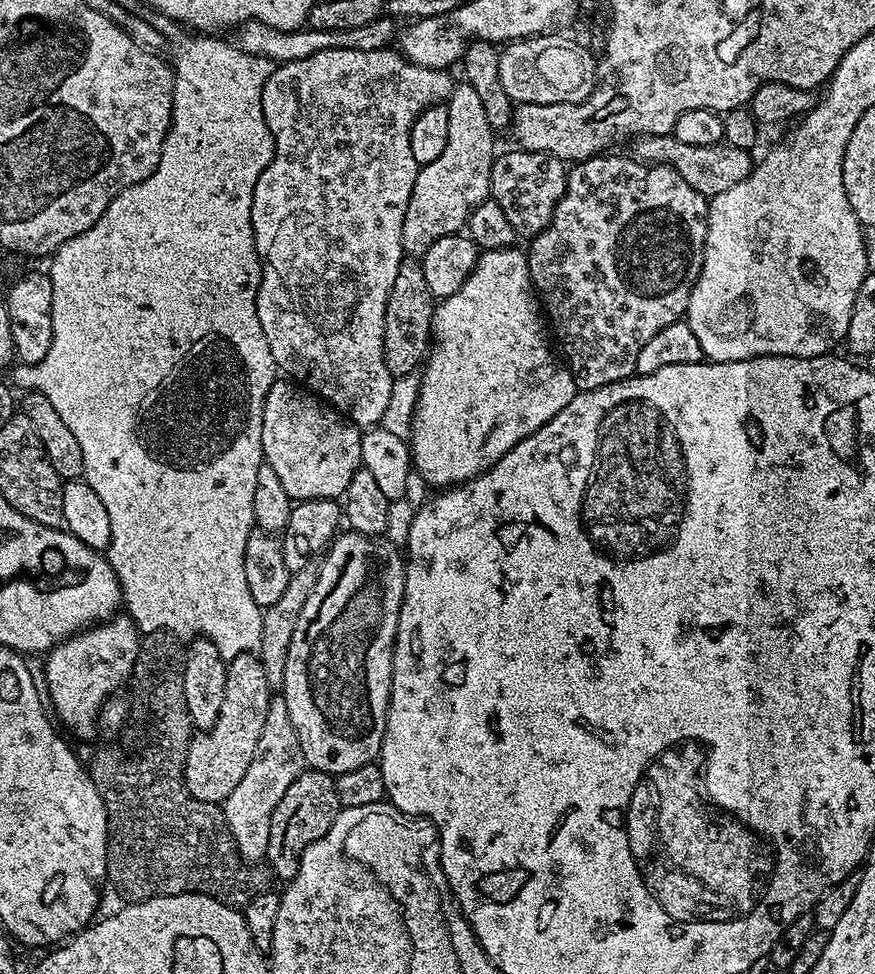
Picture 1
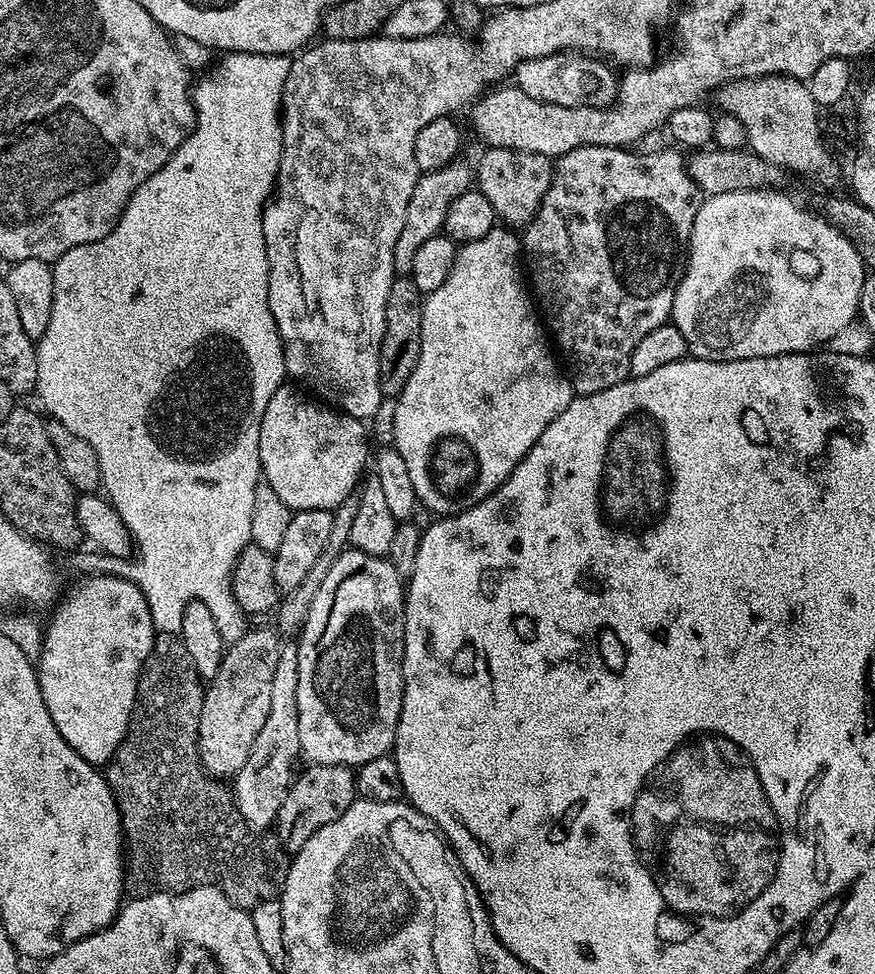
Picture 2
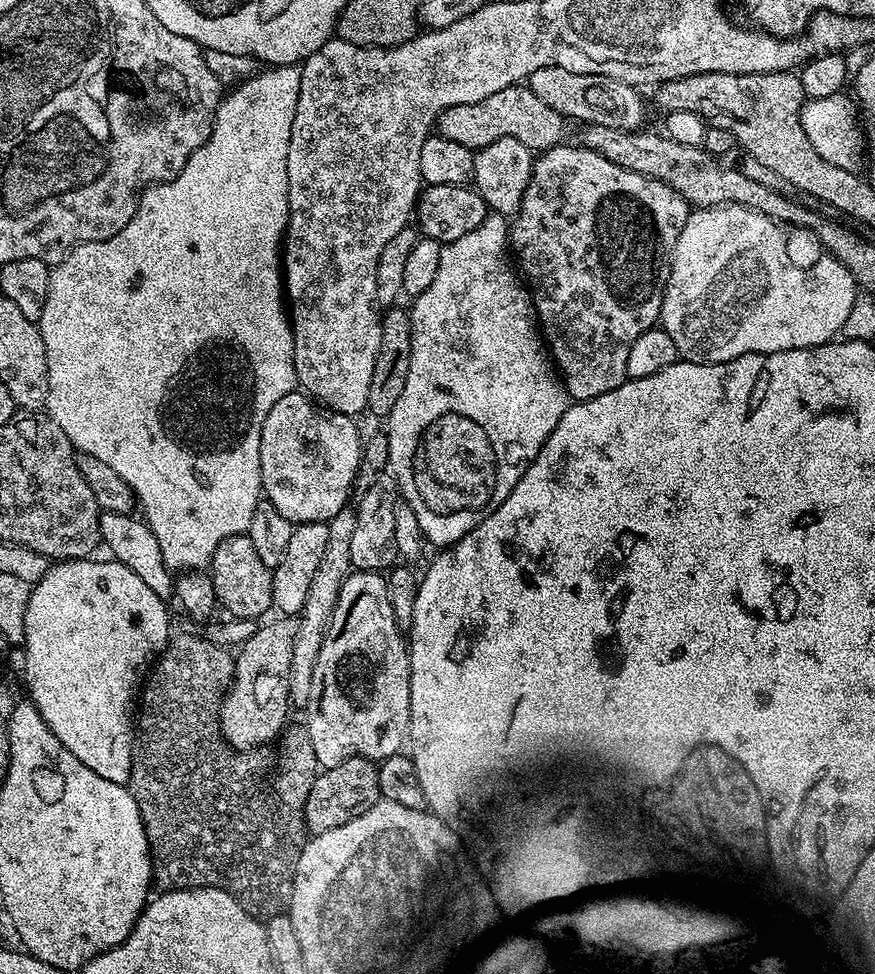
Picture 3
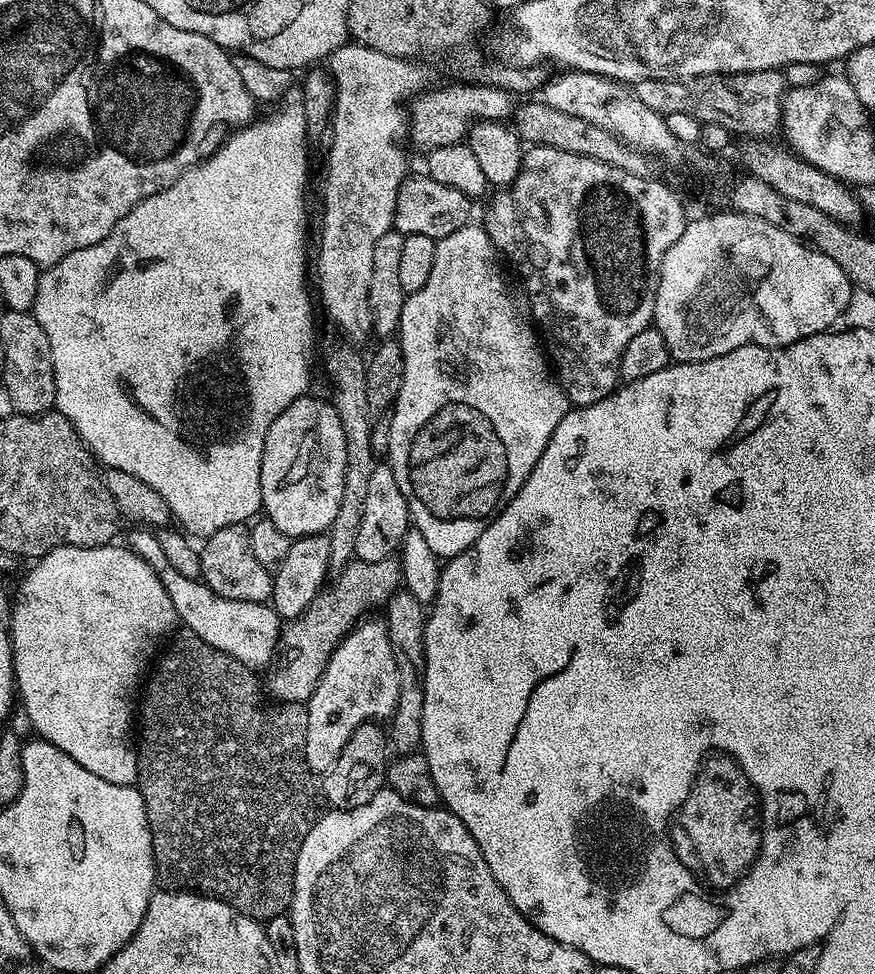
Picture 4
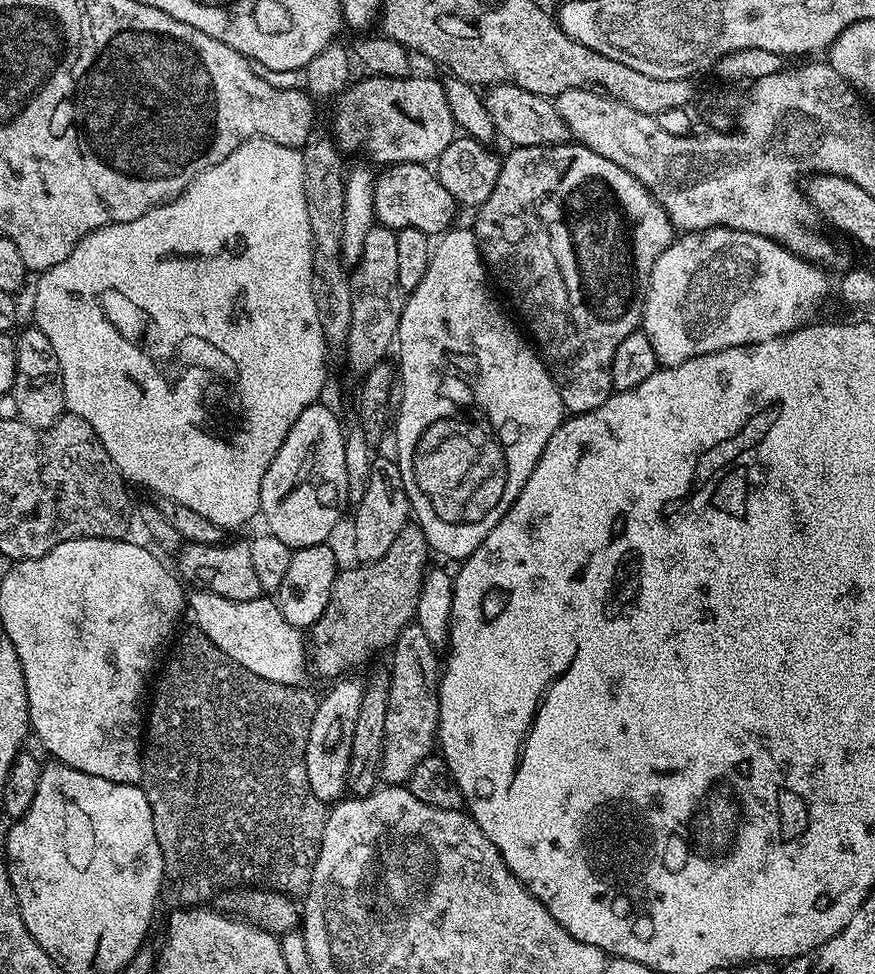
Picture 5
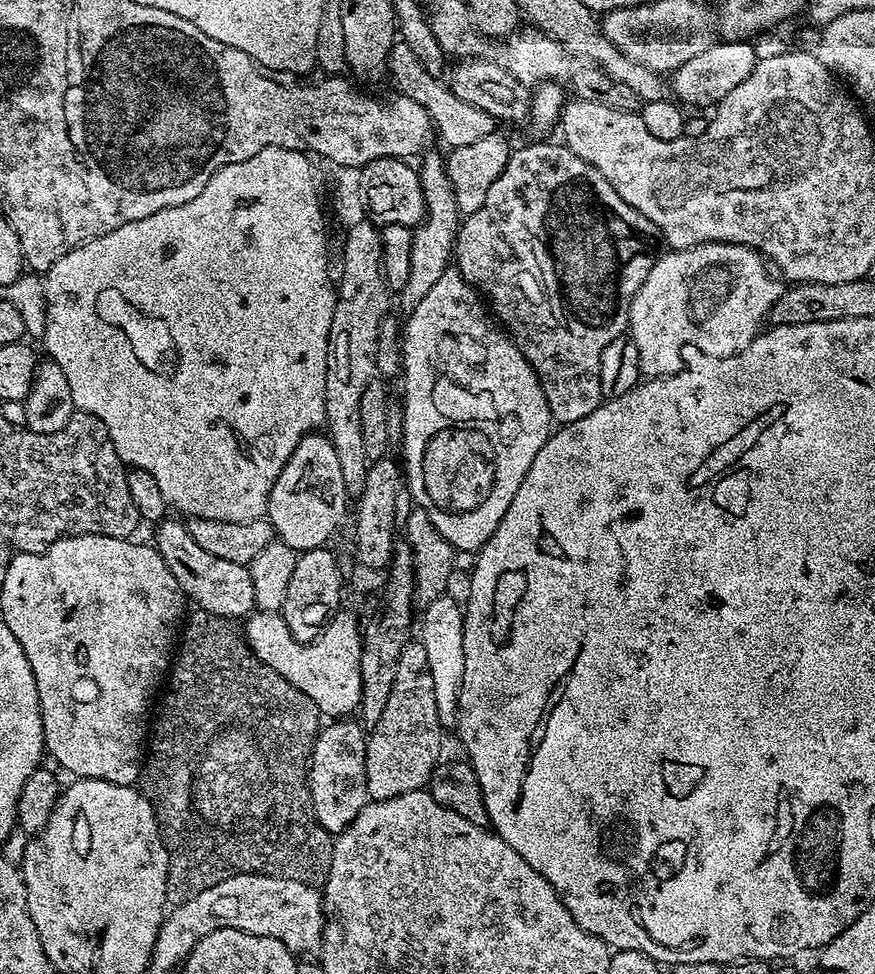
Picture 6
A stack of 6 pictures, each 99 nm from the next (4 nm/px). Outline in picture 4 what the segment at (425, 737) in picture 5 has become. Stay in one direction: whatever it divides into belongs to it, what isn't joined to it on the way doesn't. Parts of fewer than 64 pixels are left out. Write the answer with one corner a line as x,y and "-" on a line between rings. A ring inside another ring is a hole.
397,590
388,600
386,605
386,623
388,625
388,637
394,649
394,658
400,667
400,693
398,694
398,706
390,717
390,744
397,753
415,753
420,748
420,727
422,726
422,702
424,701
424,689
421,681
412,673
412,656
404,648
419,649
424,642
424,622
426,619
426,605
418,602
414,594
407,590

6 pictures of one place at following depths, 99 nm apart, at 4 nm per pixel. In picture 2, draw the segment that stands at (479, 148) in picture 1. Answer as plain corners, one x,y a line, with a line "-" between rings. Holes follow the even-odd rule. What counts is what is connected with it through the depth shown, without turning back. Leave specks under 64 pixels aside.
457,158
452,163
442,166
442,170
434,170
421,175
414,186
414,194
410,194
410,206
406,206
406,222
402,222
402,231
398,233
398,242
394,242
394,266
397,273
411,273
414,266
414,253
418,246
426,242
426,238
441,235
446,222
446,210
462,193
469,191
474,184
474,168
471,163
463,164
463,159

